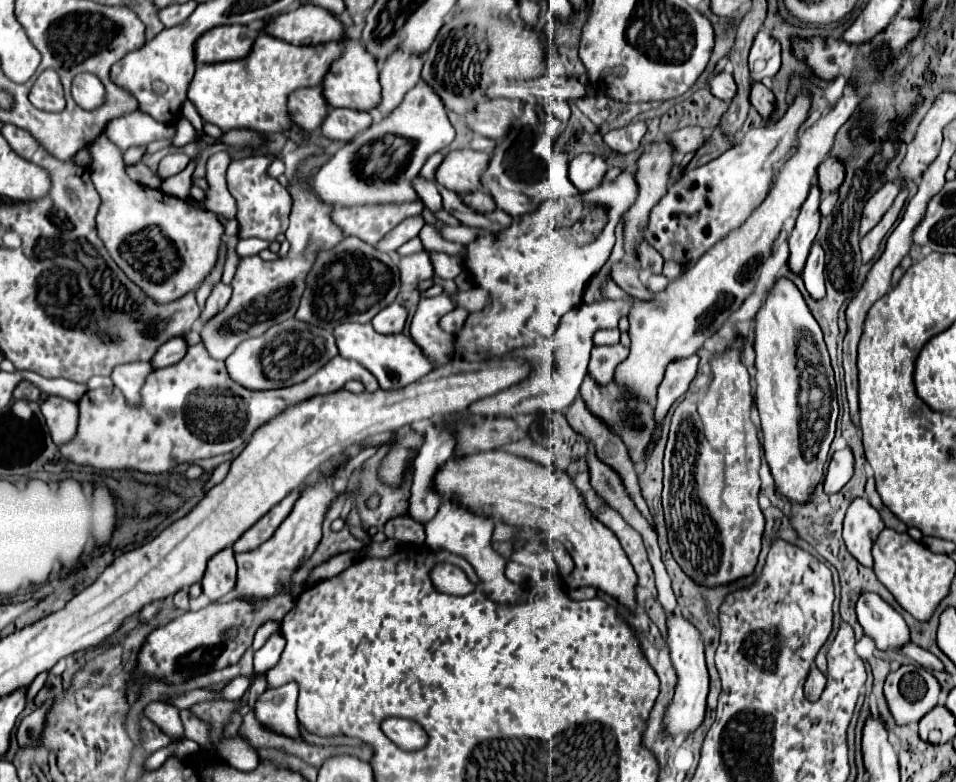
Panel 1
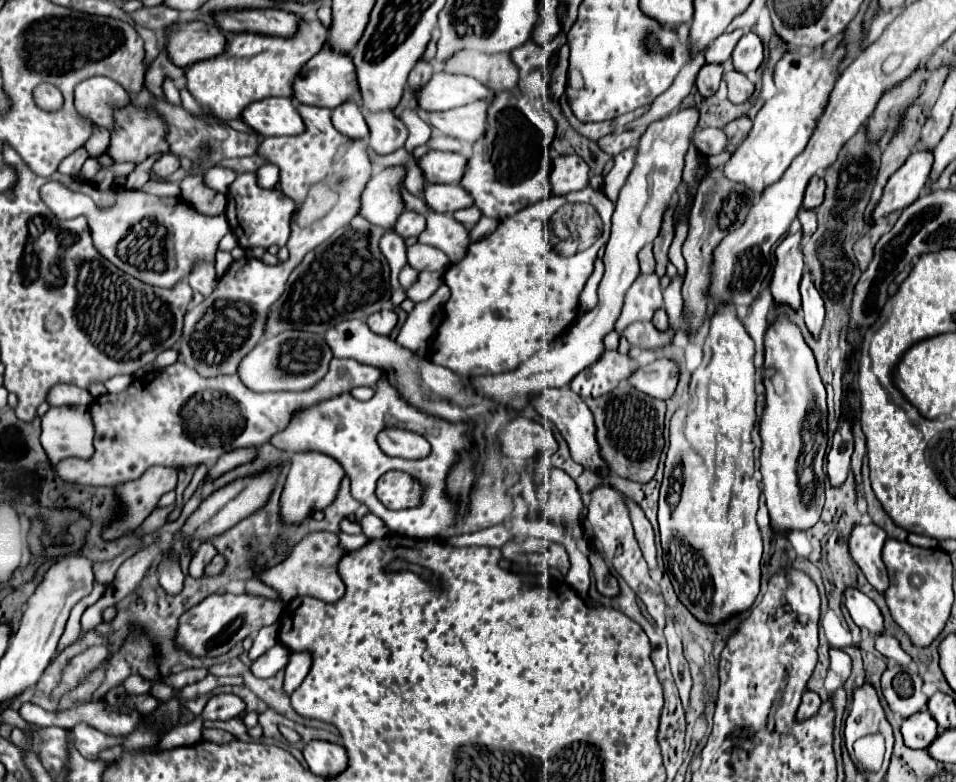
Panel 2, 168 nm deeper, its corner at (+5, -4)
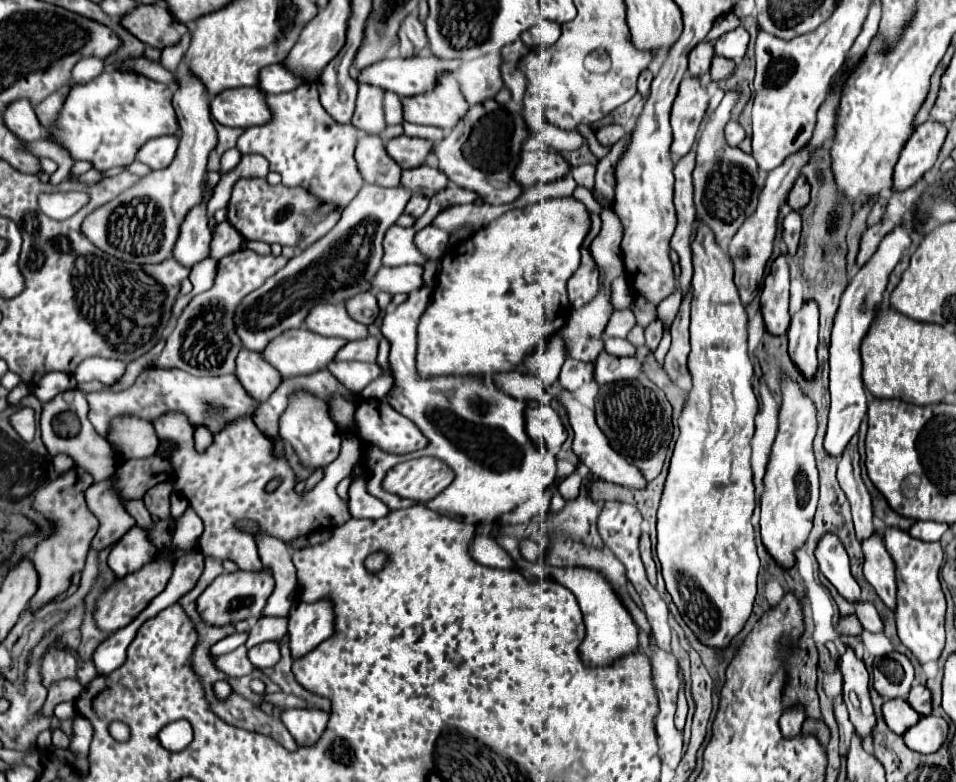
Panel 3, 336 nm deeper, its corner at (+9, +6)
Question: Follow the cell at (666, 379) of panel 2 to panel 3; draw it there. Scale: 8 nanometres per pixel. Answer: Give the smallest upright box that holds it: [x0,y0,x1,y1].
[593,352,641,386]

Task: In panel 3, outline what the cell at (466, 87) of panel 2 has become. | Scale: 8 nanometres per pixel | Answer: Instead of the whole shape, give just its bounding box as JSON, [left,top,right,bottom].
[355,54,459,98]

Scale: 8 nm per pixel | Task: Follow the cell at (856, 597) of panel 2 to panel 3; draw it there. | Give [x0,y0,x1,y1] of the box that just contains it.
[815,534,861,602]

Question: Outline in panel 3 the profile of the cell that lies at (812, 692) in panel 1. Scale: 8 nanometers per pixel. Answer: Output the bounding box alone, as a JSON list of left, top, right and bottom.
[779,708,805,738]

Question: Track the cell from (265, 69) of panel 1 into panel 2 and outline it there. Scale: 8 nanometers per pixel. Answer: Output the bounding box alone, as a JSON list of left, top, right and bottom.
[185,20,327,124]

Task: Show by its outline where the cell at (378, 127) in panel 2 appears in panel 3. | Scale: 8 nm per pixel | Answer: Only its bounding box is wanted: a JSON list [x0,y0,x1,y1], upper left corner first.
[355,136,401,188]

